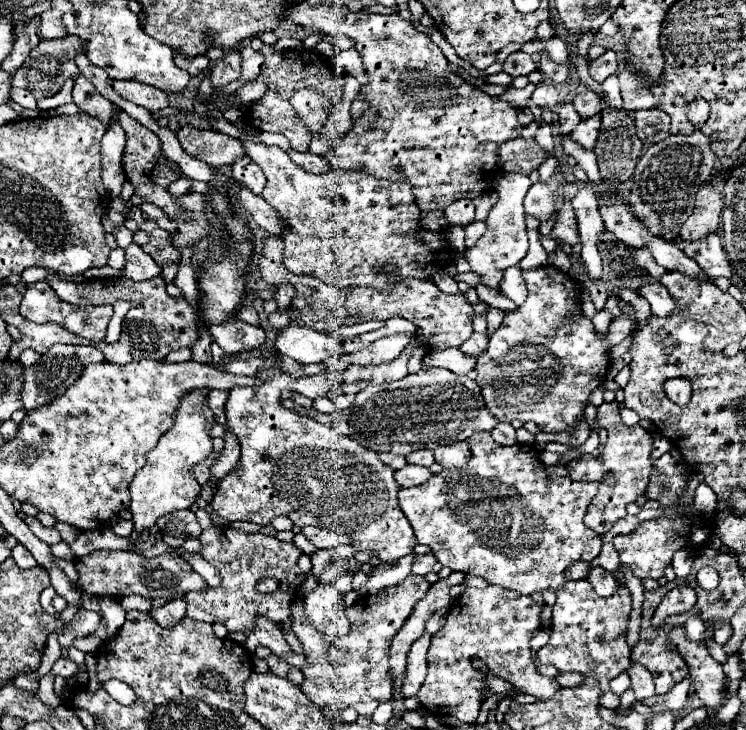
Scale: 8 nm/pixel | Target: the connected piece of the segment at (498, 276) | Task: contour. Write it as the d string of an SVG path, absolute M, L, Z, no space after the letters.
M500 172L496 178L496 194L498 202L492 206L486 222L484 236L476 242L474 248L466 250L464 256L472 266L472 272L482 276L482 284L498 288L502 280L502 272L508 266L516 266L528 252L528 236L526 236L526 214L524 214L524 196L532 186L528 176L514 172Z

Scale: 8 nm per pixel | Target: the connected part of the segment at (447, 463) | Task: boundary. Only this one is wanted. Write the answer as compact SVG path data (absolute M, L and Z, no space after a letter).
M456 442L450 446L438 446L434 450L436 462L444 468L462 468L470 460L470 448L468 442Z

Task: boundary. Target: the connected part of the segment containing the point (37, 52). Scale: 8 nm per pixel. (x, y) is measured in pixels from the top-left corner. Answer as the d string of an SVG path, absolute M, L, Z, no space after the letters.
M64 36L58 40L42 40L30 52L30 56L24 60L24 64L16 70L16 74L12 76L12 86L26 88L36 98L54 96L68 78L76 78L80 74L76 62L74 62L76 54L80 54L80 52L84 52L84 40L80 40L78 36Z

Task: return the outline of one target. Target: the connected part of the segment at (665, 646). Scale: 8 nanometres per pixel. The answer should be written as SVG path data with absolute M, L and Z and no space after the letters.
M646 598L642 604L642 624L640 638L632 646L630 660L646 666L656 684L656 694L666 694L676 682L684 680L688 674L688 666L682 660L680 652L668 644L668 632L652 632L650 628L650 610L654 604Z

